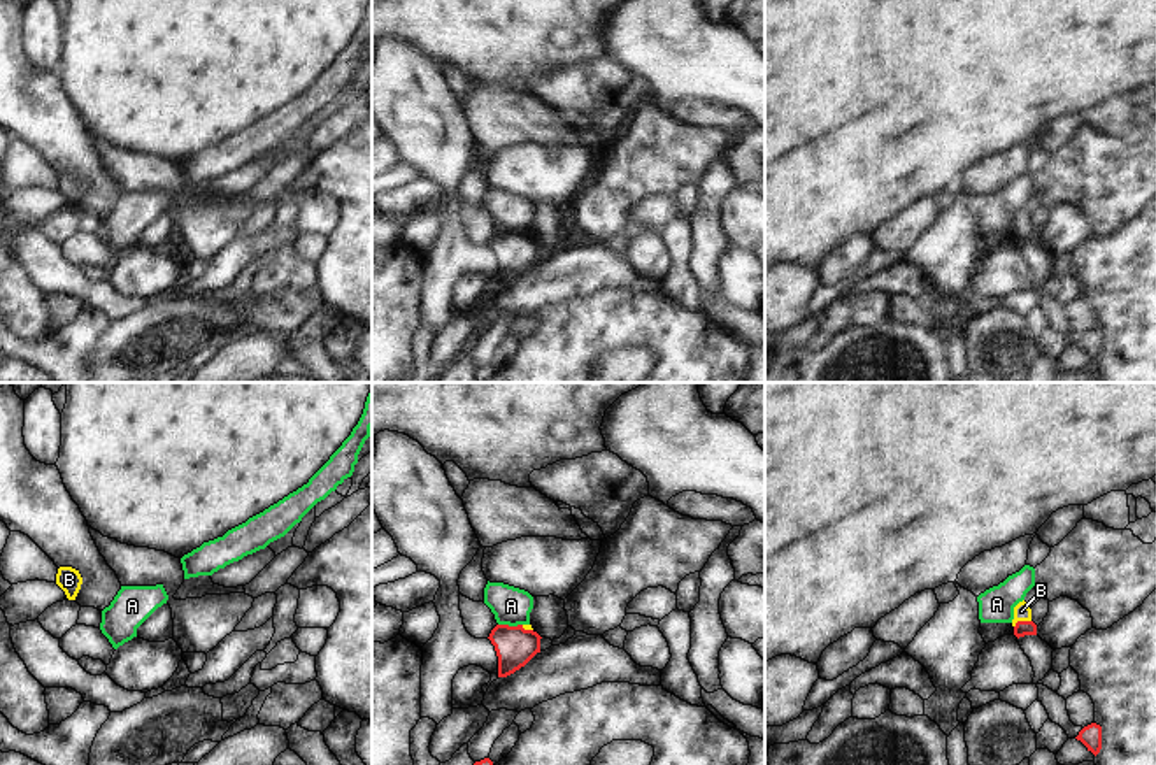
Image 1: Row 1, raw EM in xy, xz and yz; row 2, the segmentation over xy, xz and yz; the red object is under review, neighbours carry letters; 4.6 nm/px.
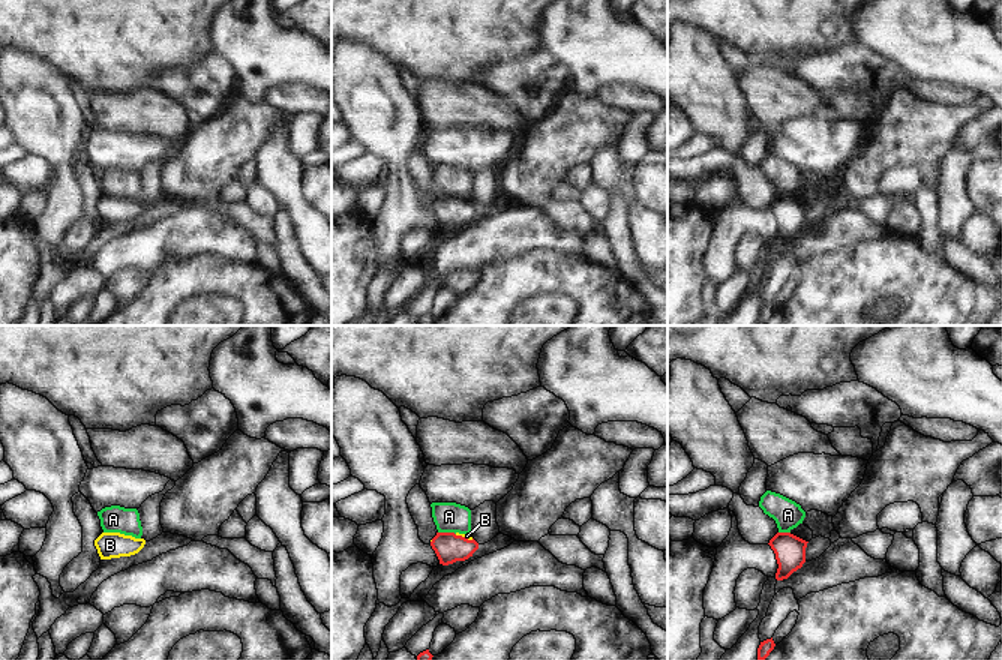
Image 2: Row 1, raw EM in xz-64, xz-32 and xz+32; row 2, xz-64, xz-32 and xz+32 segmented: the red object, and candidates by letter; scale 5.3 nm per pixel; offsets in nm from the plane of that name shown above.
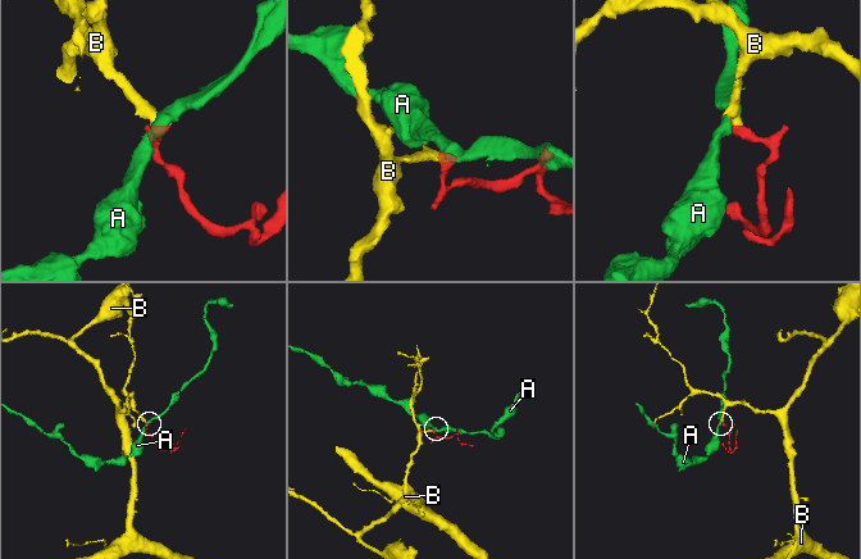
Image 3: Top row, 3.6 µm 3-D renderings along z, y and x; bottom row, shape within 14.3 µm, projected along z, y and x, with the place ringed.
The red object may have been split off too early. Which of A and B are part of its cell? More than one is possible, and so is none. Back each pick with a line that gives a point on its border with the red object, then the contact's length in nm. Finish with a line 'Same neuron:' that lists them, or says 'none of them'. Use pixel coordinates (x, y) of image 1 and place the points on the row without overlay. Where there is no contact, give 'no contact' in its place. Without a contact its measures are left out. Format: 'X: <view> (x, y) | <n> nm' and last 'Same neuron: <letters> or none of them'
B: yz (1021, 228) | 90 nm
Same neuron: B

